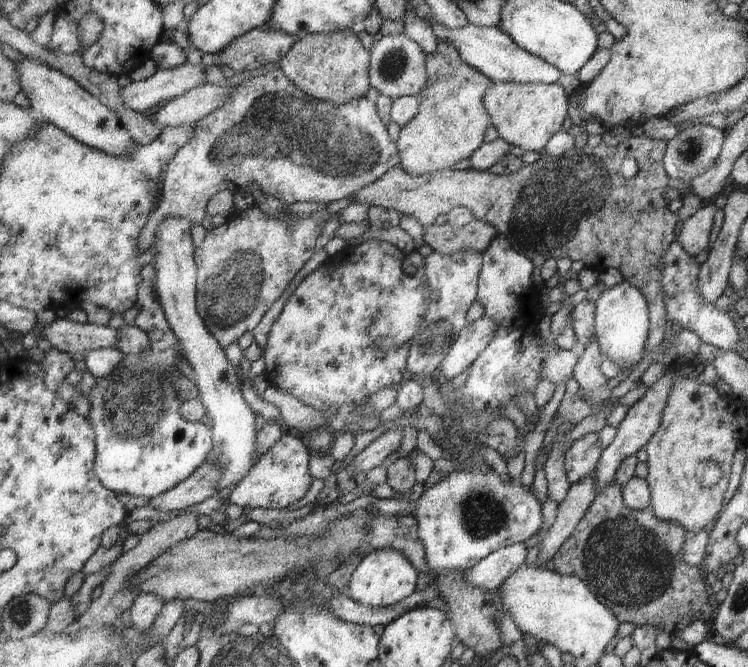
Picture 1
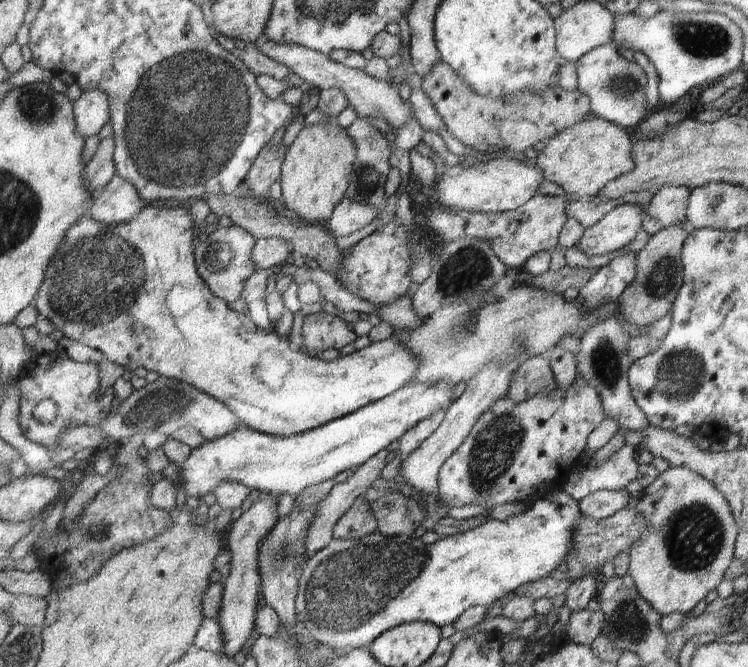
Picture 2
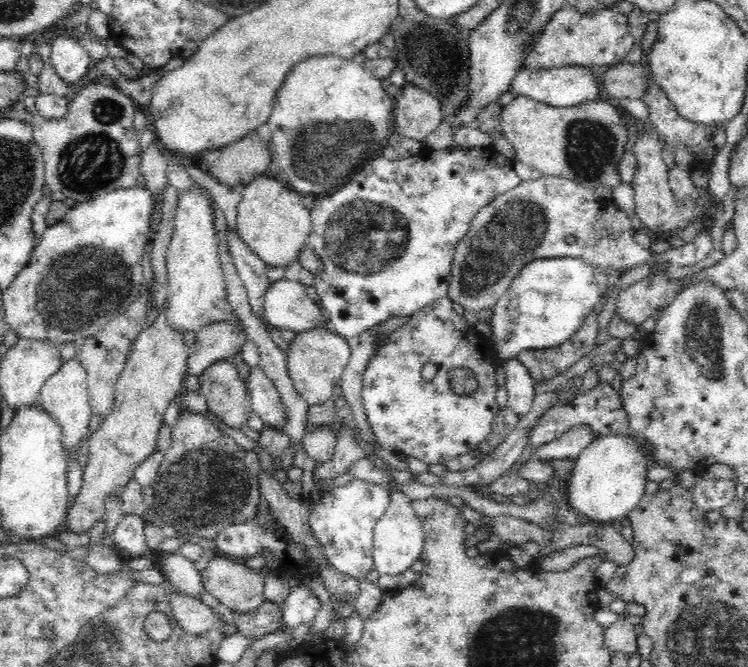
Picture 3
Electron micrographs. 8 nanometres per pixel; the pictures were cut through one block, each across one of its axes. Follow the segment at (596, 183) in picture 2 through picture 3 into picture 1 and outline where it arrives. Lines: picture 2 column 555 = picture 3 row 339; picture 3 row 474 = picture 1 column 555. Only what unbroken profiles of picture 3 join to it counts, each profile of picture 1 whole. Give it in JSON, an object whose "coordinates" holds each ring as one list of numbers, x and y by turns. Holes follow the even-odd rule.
{"coordinates":[[498,82,493,83,484,96,487,112,490,113,492,124,498,131,499,136,504,138,504,141,513,146,519,146,523,150,531,150,538,152,546,145,546,142,561,128,561,122,567,114,568,98,565,98,563,90,559,83,512,83]]}

